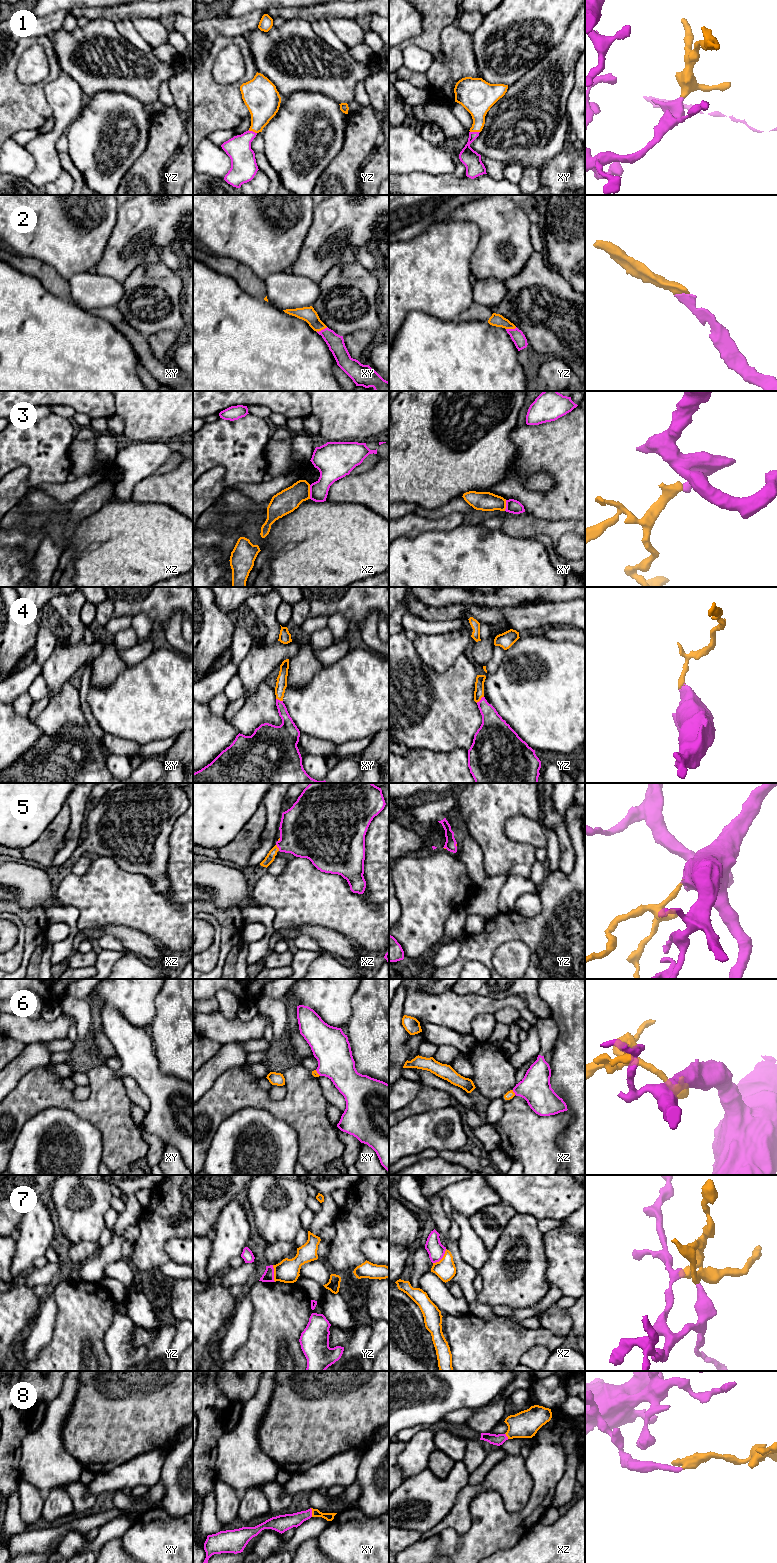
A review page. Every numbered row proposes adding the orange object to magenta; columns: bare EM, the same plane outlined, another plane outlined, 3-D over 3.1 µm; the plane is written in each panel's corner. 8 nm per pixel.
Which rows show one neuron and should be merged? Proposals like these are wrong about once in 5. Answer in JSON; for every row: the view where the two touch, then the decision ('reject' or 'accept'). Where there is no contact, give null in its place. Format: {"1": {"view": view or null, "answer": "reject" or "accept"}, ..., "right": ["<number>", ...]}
{"1": {"view": "xy", "answer": "accept"}, "2": {"view": "xy", "answer": "accept"}, "3": {"view": "xz", "answer": "reject"}, "4": {"view": "yz", "answer": "accept"}, "5": {"view": "xz", "answer": "accept"}, "6": {"view": "xz", "answer": "accept"}, "7": {"view": "xz", "answer": "reject"}, "8": {"view": "xy", "answer": "accept"}, "right": ["1", "2", "4", "5", "6", "8"]}

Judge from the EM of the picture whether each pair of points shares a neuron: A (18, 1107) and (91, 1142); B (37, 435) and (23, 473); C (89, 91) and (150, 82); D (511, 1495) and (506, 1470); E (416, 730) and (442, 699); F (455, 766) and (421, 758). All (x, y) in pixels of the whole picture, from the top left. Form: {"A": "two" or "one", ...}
{"A": "two", "B": "two", "C": "one", "D": "one", "E": "one", "F": "one"}

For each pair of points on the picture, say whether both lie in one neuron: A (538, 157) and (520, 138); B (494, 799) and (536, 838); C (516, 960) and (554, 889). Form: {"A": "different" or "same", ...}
{"A": "same", "B": "different", "C": "different"}

